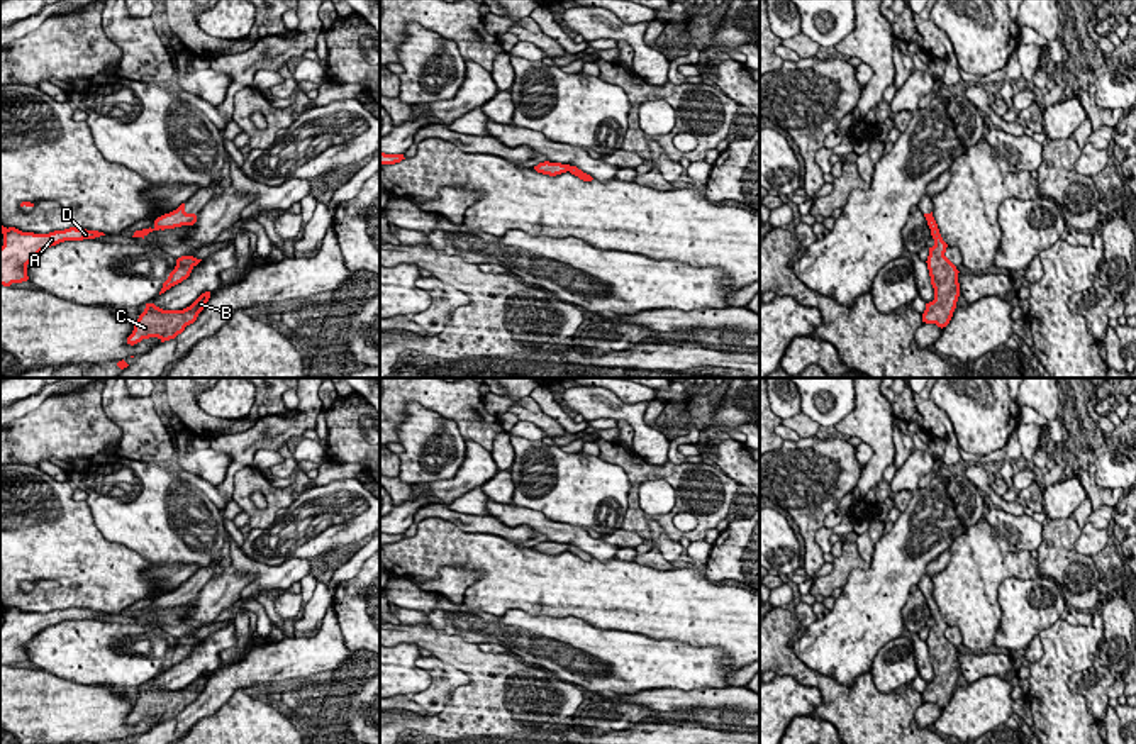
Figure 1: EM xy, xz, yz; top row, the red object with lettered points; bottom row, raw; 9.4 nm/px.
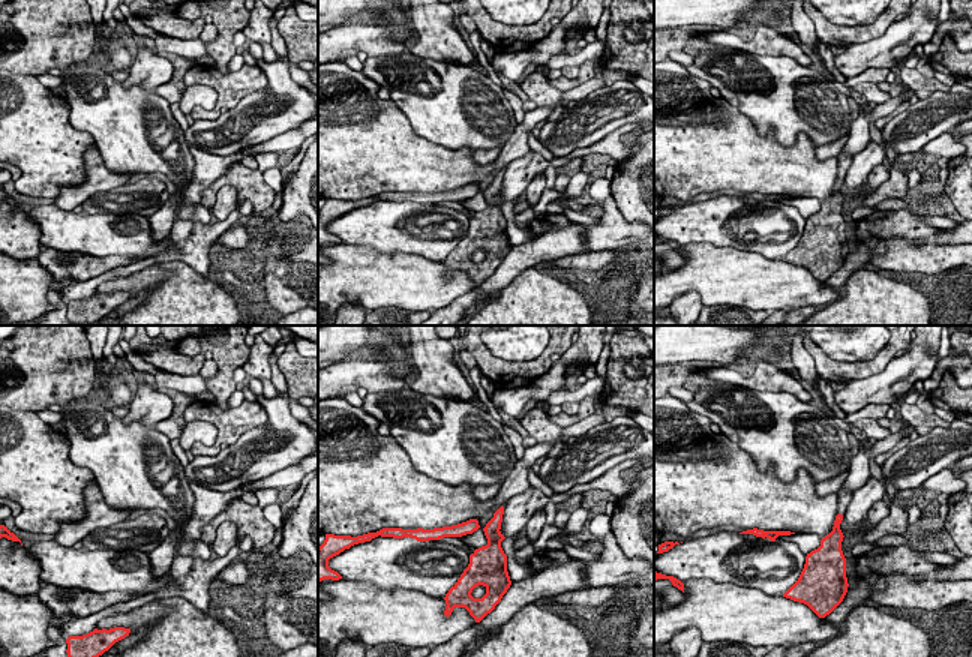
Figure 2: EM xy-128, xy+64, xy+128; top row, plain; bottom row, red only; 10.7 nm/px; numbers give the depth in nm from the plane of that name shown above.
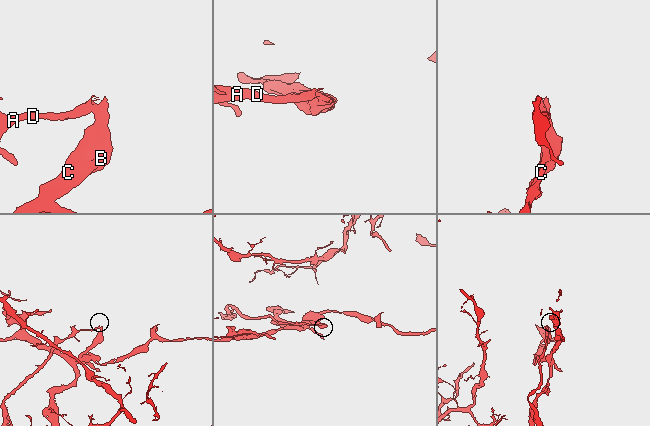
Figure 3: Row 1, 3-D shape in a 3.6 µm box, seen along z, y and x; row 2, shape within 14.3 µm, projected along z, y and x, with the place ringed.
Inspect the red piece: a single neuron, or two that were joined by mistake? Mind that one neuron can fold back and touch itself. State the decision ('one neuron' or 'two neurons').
two neurons

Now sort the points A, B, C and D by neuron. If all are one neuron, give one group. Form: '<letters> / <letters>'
A D / B C

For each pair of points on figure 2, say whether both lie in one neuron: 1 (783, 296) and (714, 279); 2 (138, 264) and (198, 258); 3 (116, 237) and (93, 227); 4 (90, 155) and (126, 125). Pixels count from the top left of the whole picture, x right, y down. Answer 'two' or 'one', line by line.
1: one
2: one
3: one
4: two

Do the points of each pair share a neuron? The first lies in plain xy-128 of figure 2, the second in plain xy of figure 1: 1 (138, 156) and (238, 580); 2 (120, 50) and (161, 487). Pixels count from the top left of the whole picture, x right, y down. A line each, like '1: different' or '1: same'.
1: different
2: different

